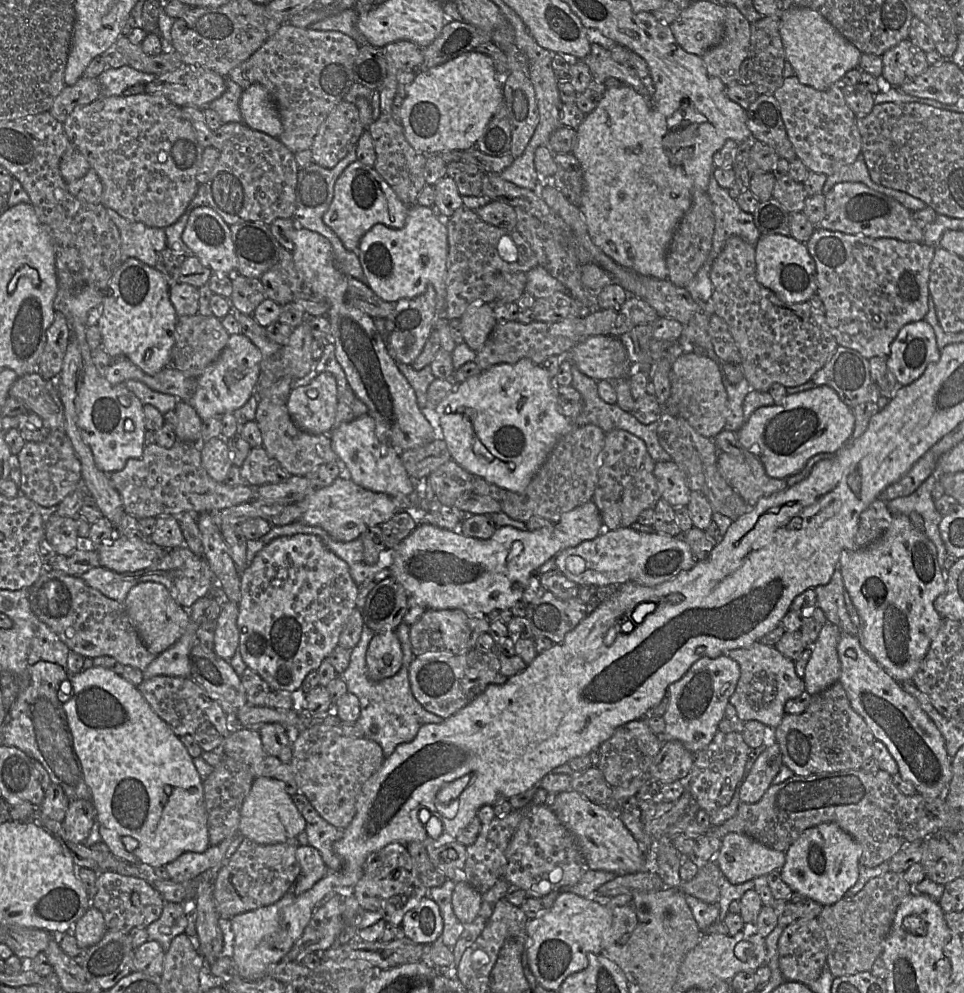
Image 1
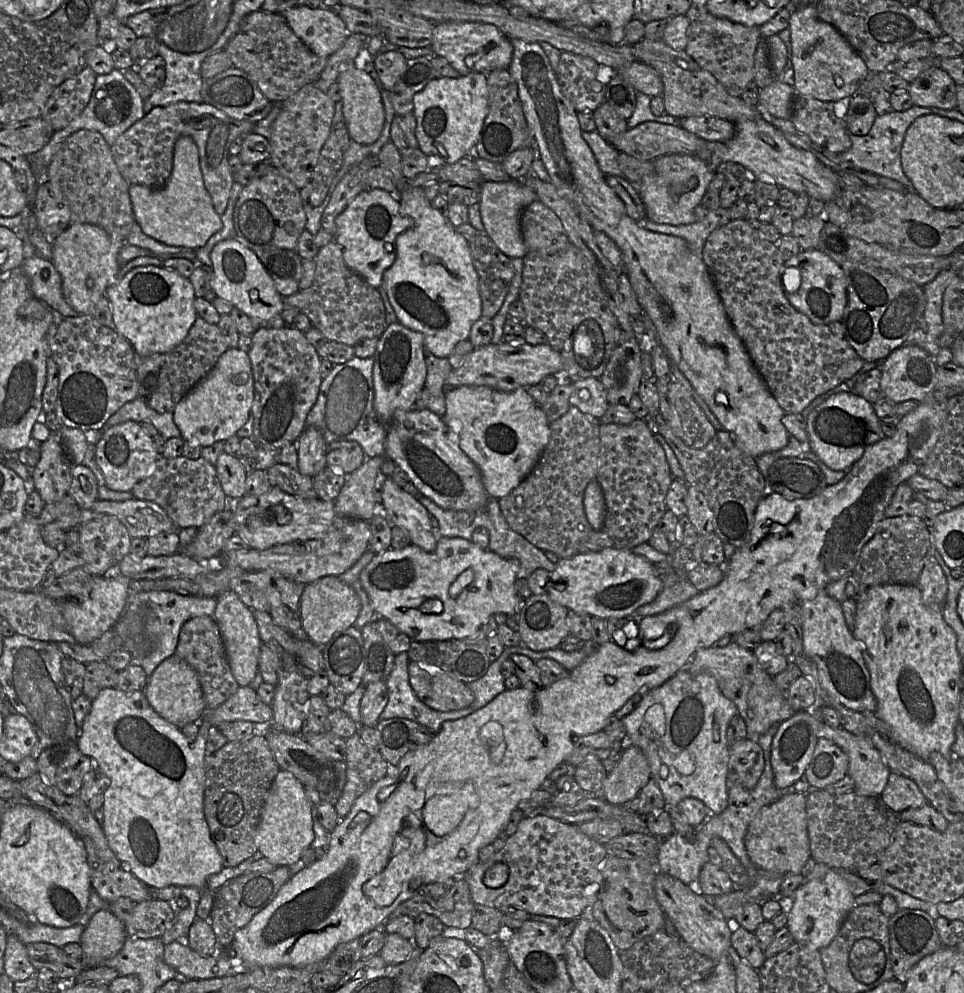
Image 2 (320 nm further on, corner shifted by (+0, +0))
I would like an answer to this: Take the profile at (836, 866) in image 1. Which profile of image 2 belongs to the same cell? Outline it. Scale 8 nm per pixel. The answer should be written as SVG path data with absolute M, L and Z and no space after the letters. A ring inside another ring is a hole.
M835 871L819 879L804 880L791 899L782 899L785 900L783 911L787 913L787 928L794 941L817 950L828 946L853 909L854 898L849 883Z

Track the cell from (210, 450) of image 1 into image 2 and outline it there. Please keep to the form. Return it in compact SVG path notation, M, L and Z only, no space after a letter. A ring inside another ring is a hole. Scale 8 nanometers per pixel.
M223 451L218 457L215 469L222 490L228 499L242 498L246 495L248 474L236 456Z

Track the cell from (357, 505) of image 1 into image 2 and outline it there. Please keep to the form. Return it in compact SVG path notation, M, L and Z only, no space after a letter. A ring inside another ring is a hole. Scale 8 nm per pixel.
M271 487L259 496L245 495L242 498L228 499L227 503L234 513L235 534L255 550L321 538L337 516L334 501L296 497L277 487Z

